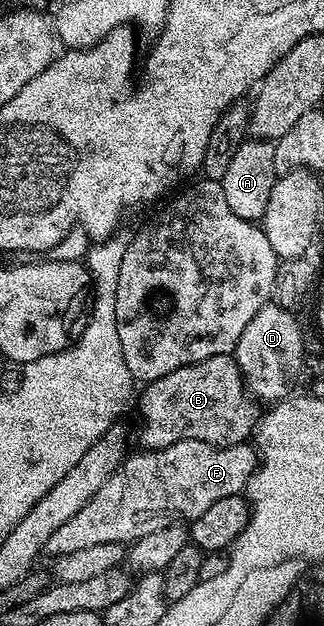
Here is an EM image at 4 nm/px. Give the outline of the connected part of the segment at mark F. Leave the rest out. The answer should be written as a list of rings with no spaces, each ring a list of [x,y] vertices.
[[[185,439],[155,451],[138,449],[135,455],[127,454],[122,466],[96,489],[96,497],[76,517],[64,521],[48,537],[45,554],[67,555],[107,541],[129,545],[169,523],[196,519],[220,498],[243,494],[259,462],[257,450],[249,442],[217,447]]]

